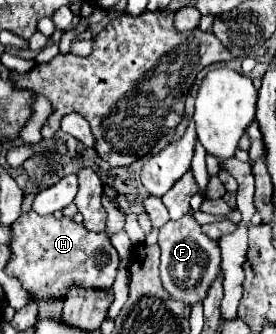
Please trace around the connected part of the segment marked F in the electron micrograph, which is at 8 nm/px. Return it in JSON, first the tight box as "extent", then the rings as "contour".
{"extent":[159,211,221,305],"contour":[[[193,211],[183,215],[177,221],[167,221],[159,229],[159,247],[161,247],[161,281],[163,287],[175,297],[185,301],[187,305],[193,305],[197,301],[205,299],[207,287],[211,285],[211,279],[219,273],[221,263],[221,249],[219,243],[207,237],[201,231],[201,225],[195,221]]]}

